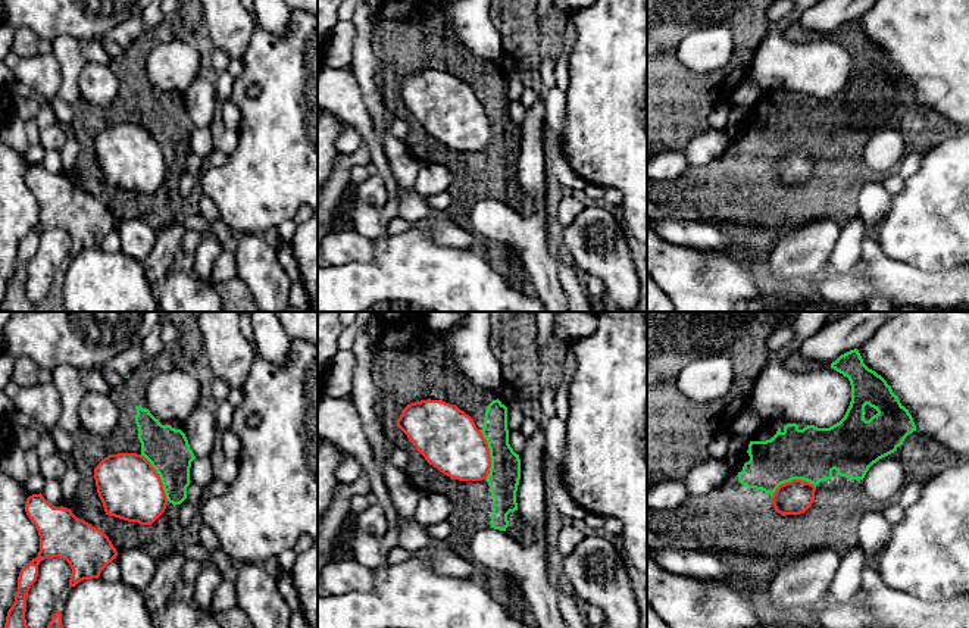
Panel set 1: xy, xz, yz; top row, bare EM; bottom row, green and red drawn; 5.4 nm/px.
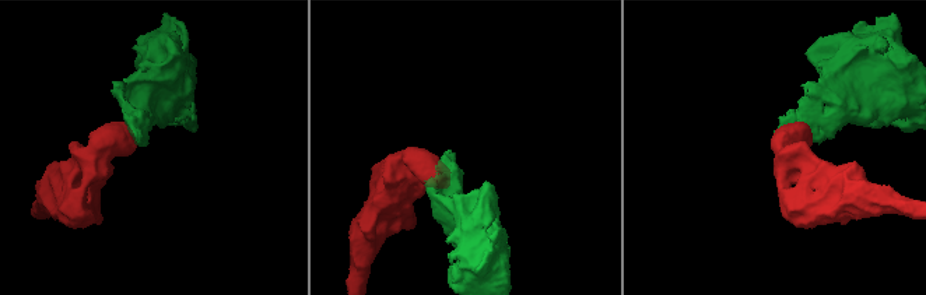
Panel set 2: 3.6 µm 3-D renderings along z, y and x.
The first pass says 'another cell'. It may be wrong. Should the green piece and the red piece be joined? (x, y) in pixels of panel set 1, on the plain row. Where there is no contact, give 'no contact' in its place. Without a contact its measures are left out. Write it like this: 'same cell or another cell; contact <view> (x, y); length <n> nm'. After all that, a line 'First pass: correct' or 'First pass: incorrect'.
another cell; contact xz (490, 125); length 280 nm
First pass: correct

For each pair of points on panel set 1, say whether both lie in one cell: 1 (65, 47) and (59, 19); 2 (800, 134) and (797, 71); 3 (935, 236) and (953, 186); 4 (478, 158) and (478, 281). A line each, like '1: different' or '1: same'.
1: different
2: different
3: same
4: different

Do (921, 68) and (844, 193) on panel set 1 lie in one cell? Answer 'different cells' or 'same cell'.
different cells

